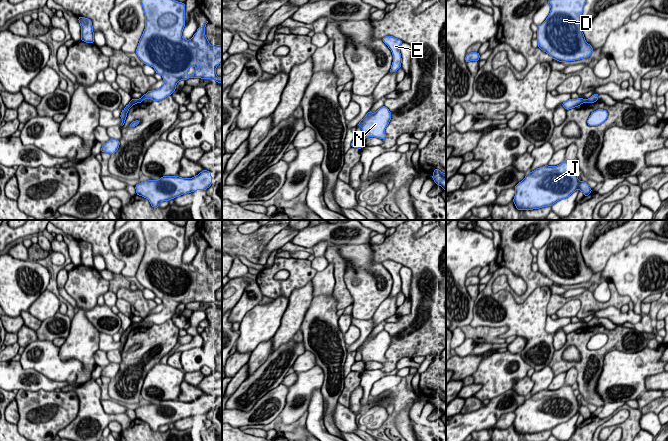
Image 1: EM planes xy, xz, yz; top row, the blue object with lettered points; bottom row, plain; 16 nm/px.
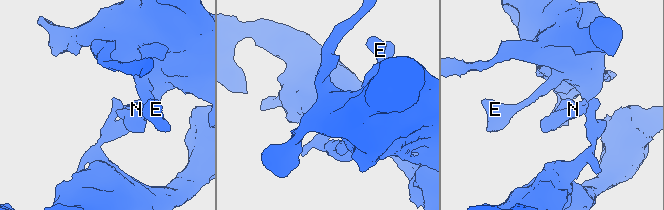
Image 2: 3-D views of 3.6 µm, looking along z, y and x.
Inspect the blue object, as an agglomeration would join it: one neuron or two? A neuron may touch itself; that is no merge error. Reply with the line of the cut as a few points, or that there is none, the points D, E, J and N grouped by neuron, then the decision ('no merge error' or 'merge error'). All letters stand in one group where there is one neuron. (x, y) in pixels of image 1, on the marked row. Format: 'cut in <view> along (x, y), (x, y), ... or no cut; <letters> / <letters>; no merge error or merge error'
cut in xy along (138, 99), (139, 102); D E N / J; merge error

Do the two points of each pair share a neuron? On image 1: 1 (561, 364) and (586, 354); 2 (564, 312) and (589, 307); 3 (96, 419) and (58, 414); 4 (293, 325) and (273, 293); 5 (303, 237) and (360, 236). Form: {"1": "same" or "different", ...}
{"1": "same", "2": "different", "3": "different", "4": "different", "5": "same"}

